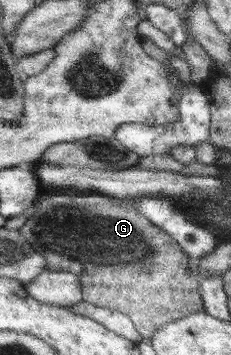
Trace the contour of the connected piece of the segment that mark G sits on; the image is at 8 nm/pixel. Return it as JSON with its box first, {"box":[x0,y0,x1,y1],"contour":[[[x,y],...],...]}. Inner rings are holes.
{"box":[18,193,203,338],"contour":[[[81,193],[70,197],[68,194],[47,194],[36,203],[35,213],[28,217],[25,224],[18,229],[20,234],[24,236],[24,240],[34,246],[34,249],[40,252],[40,255],[46,258],[46,268],[48,270],[60,270],[63,272],[73,273],[80,278],[80,288],[82,288],[82,300],[88,303],[105,307],[106,309],[116,310],[117,312],[124,313],[135,325],[136,331],[140,333],[142,338],[151,338],[153,333],[160,327],[169,324],[170,322],[186,316],[194,312],[202,312],[203,299],[201,298],[201,289],[199,288],[199,275],[195,271],[194,261],[190,256],[180,248],[180,244],[170,236],[164,229],[154,225],[148,221],[144,215],[140,215],[136,211],[136,207],[132,203],[127,202],[122,198],[115,198],[114,196],[106,196],[100,193]]]}

